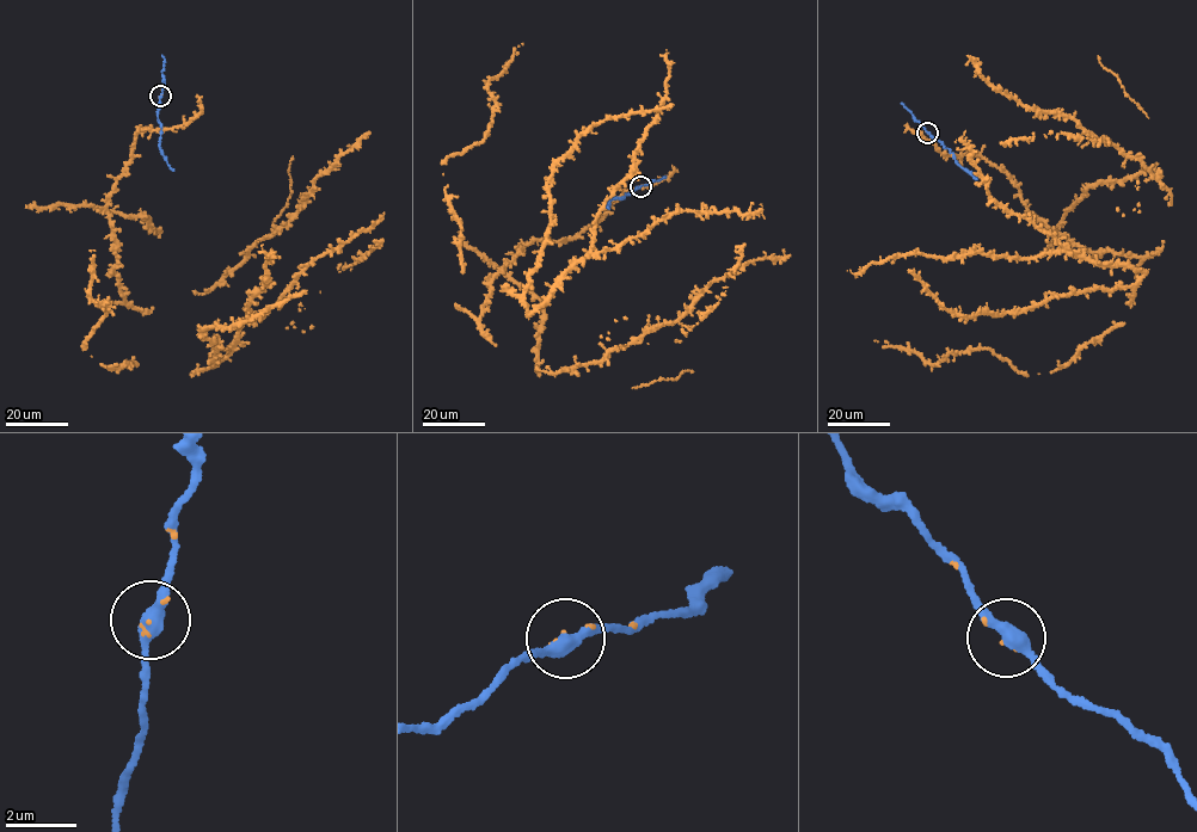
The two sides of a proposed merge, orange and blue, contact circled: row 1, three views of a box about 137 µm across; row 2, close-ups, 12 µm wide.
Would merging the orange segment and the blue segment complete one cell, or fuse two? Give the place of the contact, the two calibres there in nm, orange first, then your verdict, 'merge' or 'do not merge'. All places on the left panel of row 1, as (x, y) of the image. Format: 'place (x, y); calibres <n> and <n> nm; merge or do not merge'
place (160, 96); calibres 50 and 380 nm; merge

